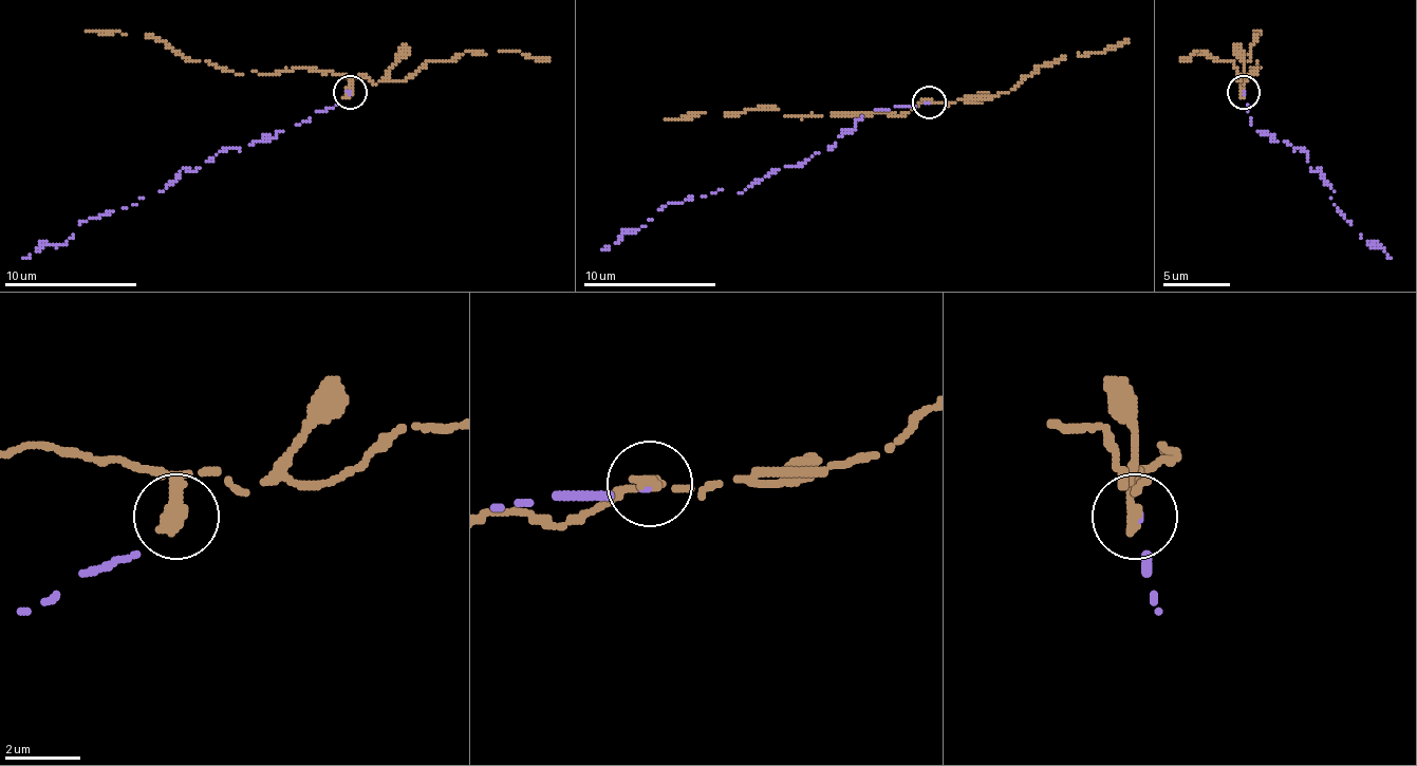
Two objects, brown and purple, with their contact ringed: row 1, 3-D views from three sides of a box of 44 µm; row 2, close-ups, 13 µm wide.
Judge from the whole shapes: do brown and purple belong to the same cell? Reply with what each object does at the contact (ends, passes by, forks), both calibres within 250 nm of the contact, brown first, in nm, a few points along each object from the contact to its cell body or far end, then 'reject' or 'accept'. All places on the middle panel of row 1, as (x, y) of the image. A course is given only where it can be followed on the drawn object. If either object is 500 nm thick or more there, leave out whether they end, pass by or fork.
brown passes by; purple ends there; 300 nm thick on the brown side, 130 nm on the other; brown runs (928, 103), (928, 99), (908, 113), (785, 116), (765, 109), (665, 119); purple runs (928, 103), (875, 109), (808, 160), (771, 172), (742, 192), (719, 189), (668, 203), (641, 226), (601, 249); reject

